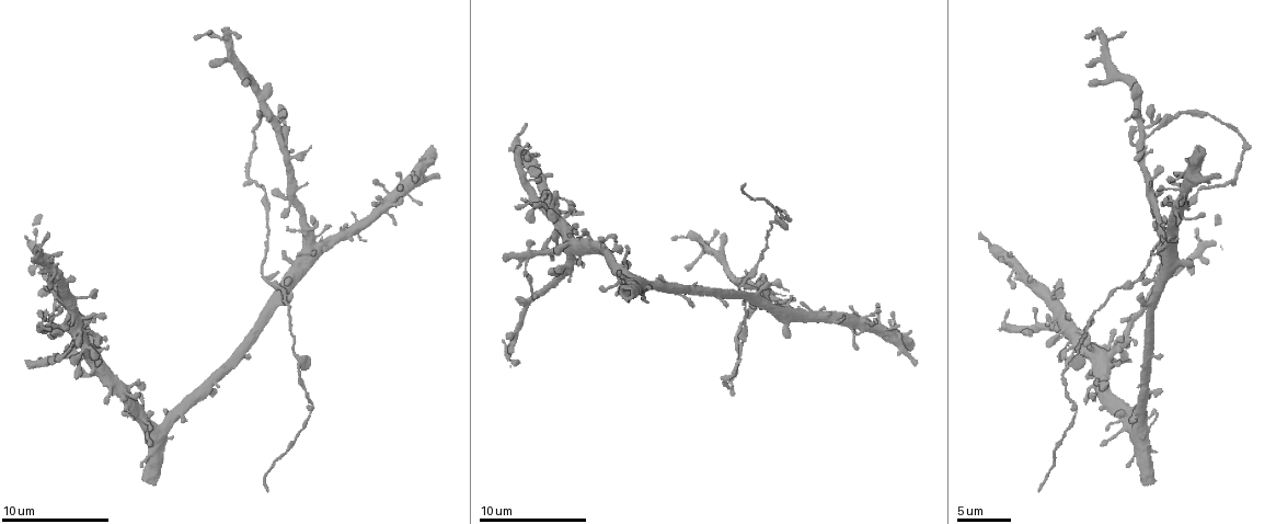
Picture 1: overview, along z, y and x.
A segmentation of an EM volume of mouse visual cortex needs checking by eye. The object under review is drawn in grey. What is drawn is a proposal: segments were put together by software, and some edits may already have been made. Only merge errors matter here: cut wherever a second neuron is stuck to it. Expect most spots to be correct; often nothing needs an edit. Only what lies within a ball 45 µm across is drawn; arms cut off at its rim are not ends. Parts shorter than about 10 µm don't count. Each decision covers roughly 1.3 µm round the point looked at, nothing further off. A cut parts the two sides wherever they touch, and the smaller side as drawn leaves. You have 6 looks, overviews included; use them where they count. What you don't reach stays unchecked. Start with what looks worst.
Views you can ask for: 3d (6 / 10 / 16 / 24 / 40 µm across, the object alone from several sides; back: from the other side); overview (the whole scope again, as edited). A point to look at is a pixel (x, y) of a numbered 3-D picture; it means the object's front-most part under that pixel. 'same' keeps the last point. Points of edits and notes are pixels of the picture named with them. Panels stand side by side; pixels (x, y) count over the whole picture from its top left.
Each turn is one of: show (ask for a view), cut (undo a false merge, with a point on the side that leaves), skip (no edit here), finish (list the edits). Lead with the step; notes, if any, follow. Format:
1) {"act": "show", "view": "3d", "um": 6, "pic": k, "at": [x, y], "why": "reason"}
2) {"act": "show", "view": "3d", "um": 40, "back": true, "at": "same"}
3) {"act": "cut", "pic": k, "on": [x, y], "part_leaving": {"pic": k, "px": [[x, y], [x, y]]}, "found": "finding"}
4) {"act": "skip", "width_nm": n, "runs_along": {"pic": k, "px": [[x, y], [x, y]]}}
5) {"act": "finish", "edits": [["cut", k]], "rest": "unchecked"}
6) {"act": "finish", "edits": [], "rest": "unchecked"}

{"act": "show", "view": "3d", "um": 10, "pic": 1, "at": [743, 283], "why": "thick turns thin"}

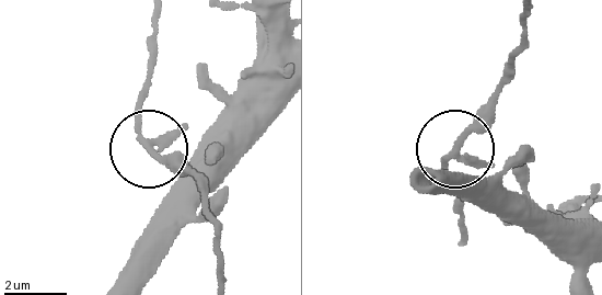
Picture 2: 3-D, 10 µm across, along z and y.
{"act": "skip", "width_nm": 210, "runs_along": {"pic": 2, "px": [[153, 15], [153, 63], [138, 133], [143, 146], [206, 185]]}, "found": "all the same neuron"}

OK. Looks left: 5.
{"act": "show", "view": "3d", "um": 10, "pic": 1, "at": [1148, 126], "why": "two arms in line, one across"}

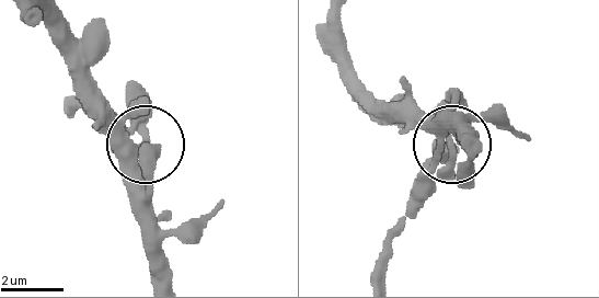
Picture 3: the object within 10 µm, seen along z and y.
{"act": "skip", "arms": 3, "found": "all the same neuron"}

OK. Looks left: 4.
{"act": "show", "view": "3d", "um": 10, "pic": 1, "at": [301, 372], "why": "thin neck"}

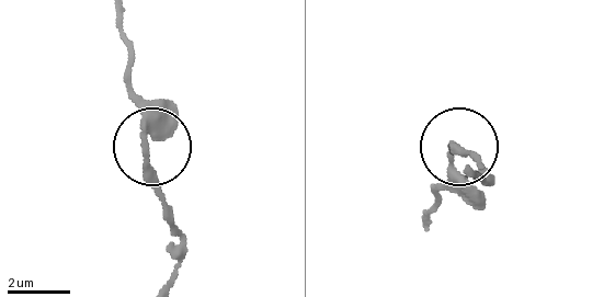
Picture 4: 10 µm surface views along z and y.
{"act": "skip", "runs_along": {"pic": 4, "px": [[123, 12], [146, 178], [161, 214]]}, "found": "one neuron here"}

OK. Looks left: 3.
{"act": "finish", "edits": [], "rest": "unchecked"}

